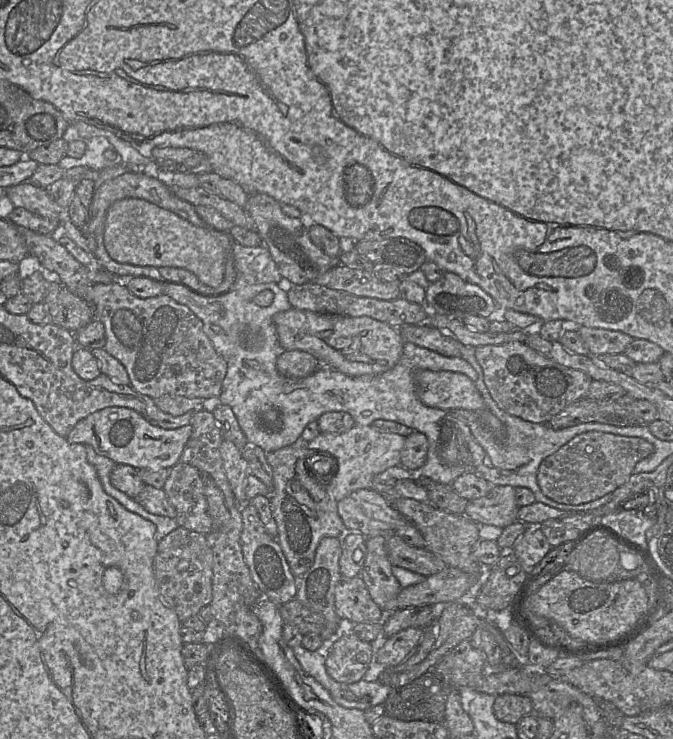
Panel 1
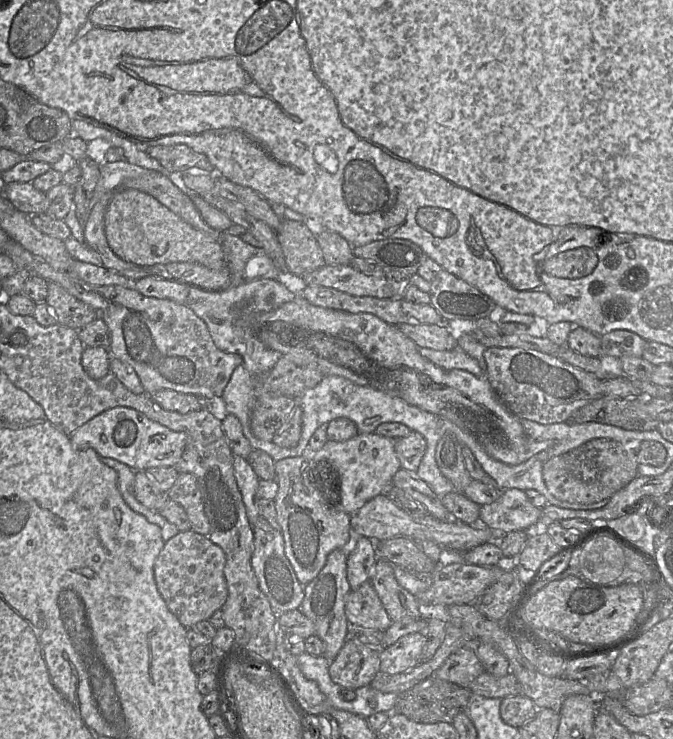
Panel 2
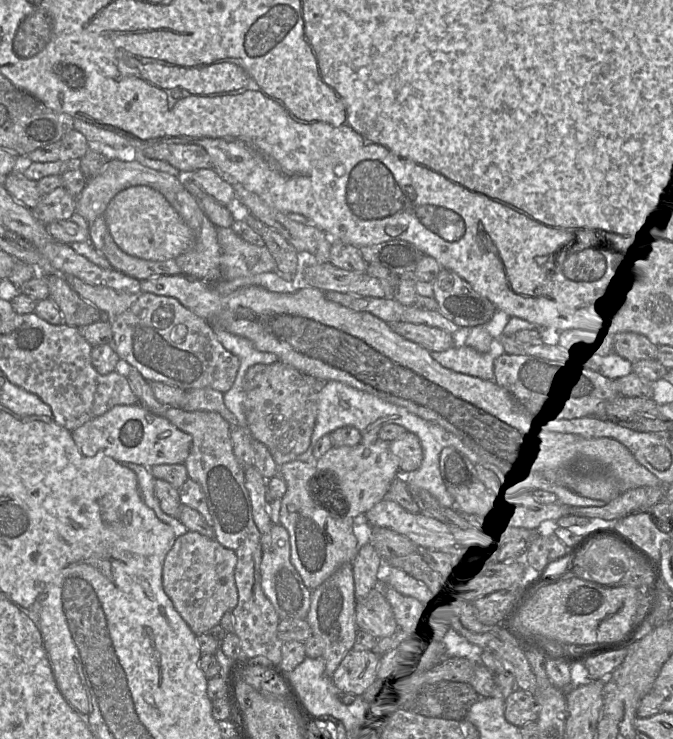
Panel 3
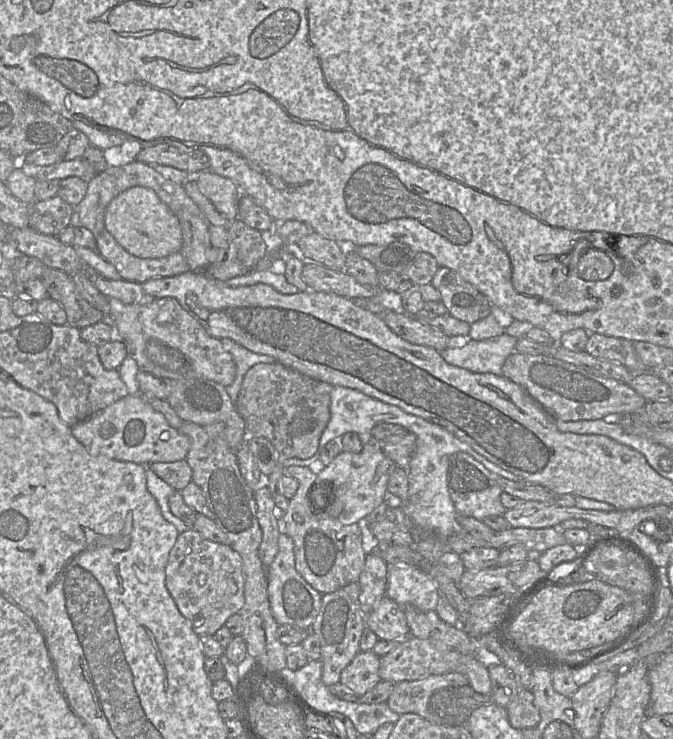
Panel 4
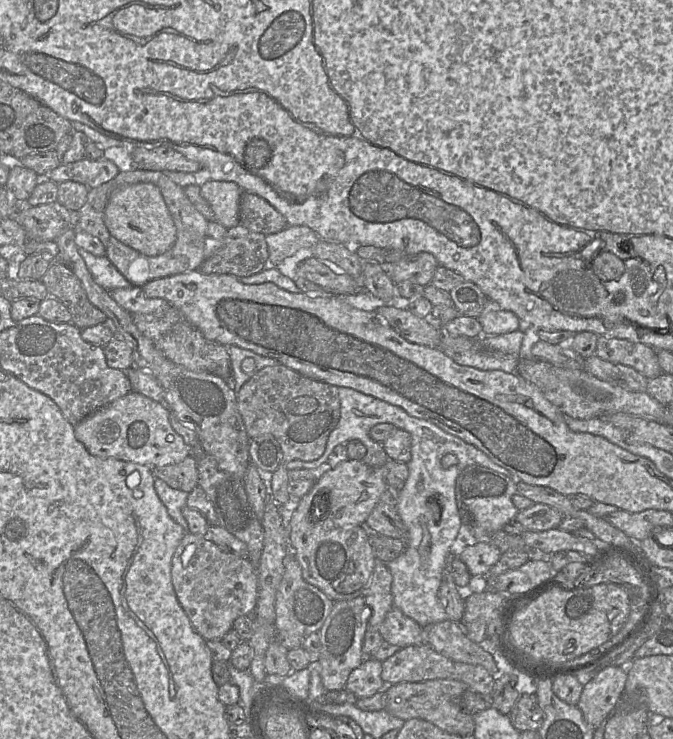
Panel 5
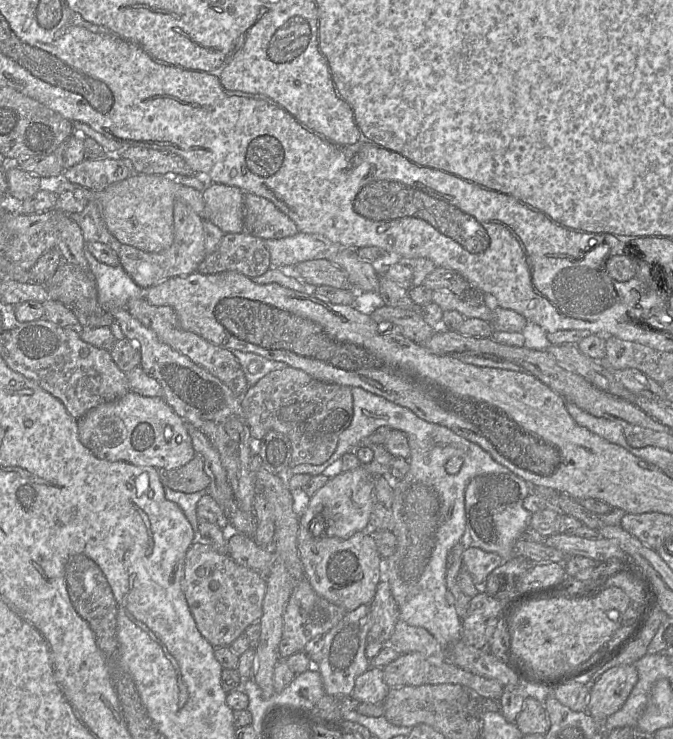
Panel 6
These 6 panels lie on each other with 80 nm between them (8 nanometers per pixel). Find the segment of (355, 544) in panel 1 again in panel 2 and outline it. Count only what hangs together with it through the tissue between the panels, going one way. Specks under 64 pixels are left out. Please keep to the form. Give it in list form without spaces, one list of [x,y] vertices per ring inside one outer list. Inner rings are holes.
[[[364,536],[360,537],[354,550],[347,555],[347,579],[351,590],[357,590],[370,580],[377,559],[376,543]]]

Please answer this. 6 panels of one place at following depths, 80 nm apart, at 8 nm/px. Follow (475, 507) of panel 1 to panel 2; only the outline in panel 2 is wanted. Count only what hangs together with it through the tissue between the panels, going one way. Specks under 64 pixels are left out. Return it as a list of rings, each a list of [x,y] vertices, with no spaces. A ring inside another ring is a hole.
[[[509,488],[493,503],[480,507],[479,523],[496,534],[523,530],[533,526],[542,517],[542,508],[532,504],[526,490]]]

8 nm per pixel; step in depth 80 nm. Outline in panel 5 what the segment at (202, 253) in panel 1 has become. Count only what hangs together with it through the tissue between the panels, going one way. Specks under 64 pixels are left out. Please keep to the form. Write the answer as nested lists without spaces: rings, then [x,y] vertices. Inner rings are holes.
[[[152,183],[132,184],[114,191],[104,211],[104,223],[114,238],[147,256],[163,254],[176,241],[173,219],[160,189]]]

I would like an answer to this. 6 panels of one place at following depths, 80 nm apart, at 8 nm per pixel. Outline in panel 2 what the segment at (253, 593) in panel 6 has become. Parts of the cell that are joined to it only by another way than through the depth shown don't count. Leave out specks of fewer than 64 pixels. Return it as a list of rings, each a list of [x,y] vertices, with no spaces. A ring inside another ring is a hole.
[[[192,530],[180,531],[165,542],[154,564],[154,578],[168,609],[185,628],[208,620],[225,604],[228,597],[225,564],[226,555],[222,548],[208,536]]]

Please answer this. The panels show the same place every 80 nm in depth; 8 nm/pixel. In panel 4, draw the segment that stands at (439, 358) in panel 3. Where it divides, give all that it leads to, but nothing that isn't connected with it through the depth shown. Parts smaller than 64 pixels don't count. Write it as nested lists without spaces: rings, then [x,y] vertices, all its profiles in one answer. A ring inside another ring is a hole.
[[[506,334],[484,339],[471,340],[461,348],[447,347],[440,351],[442,358],[450,365],[474,373],[502,375],[502,367],[515,351],[517,338]]]

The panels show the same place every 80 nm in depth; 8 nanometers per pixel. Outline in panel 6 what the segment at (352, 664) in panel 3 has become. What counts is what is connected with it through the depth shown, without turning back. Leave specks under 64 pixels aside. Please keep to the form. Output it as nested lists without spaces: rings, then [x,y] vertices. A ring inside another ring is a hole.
[[[370,666],[356,678],[351,695],[359,702],[383,703],[389,689],[384,681],[383,668]]]

